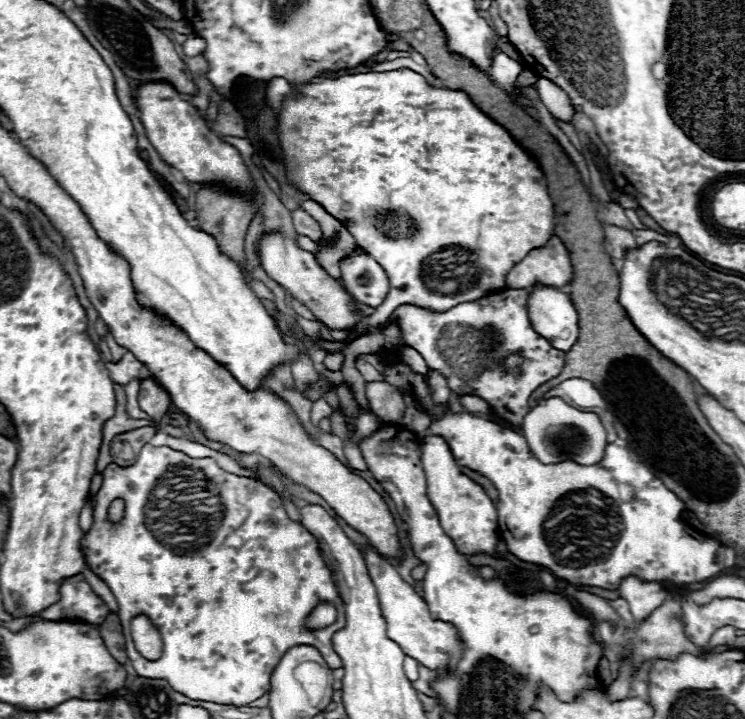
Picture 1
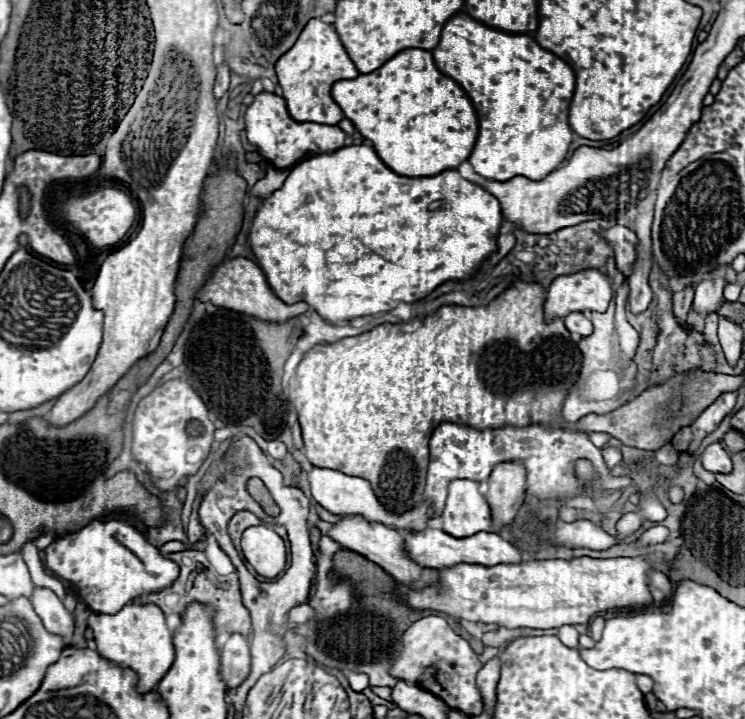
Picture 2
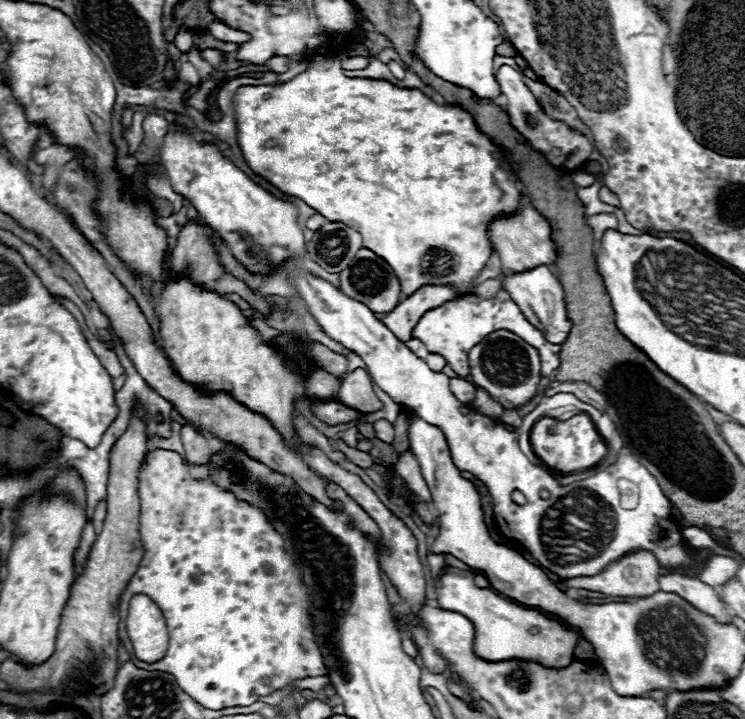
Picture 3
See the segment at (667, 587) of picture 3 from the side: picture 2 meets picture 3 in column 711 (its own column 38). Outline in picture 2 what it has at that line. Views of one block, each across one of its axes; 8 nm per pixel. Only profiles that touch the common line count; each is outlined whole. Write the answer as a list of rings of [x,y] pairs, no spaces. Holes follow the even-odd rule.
[[[36,586],[32,596],[30,596],[30,602],[32,602],[36,614],[42,618],[42,622],[50,634],[62,636],[64,640],[72,638],[74,618],[52,590]]]

